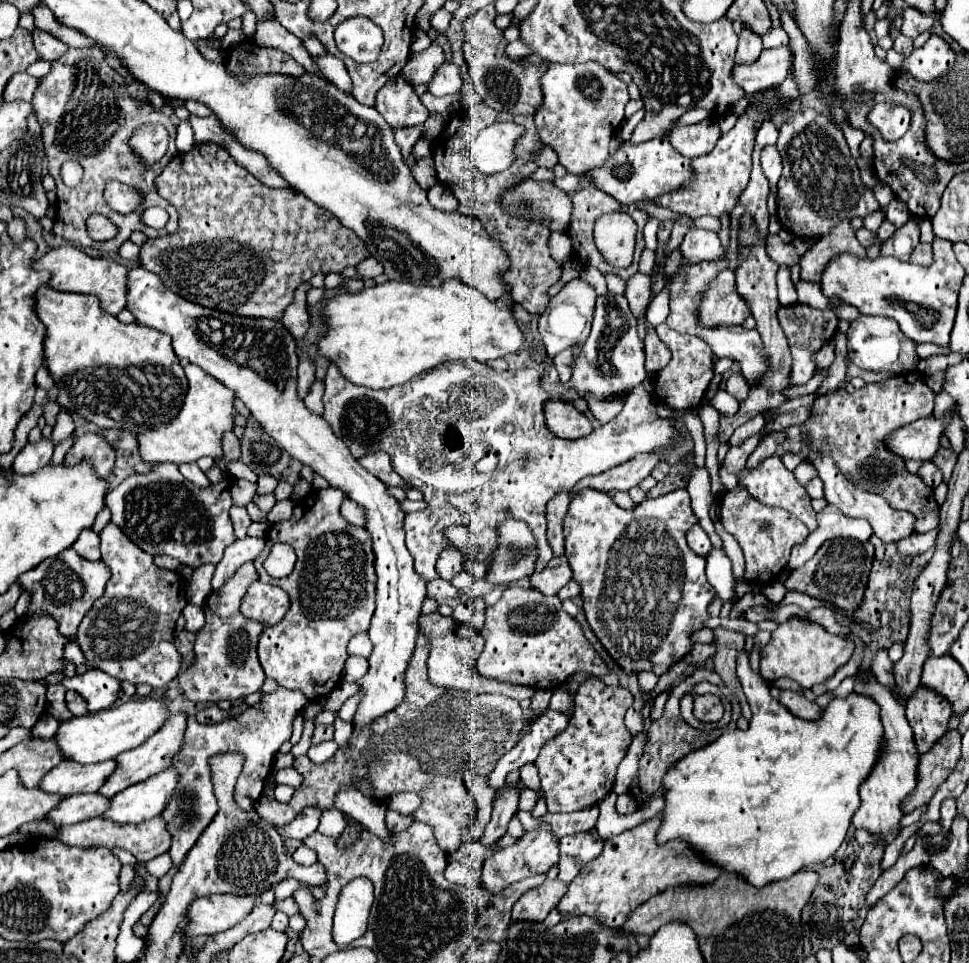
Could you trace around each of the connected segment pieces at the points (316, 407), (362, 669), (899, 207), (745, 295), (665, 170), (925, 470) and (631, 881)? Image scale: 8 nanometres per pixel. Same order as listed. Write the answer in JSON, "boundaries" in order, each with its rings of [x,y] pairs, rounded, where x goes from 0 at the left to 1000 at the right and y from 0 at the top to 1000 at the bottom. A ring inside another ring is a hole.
{"boundaries":[[[[325,395],[325,399],[321,401],[321,405],[319,405],[317,413],[315,413],[315,422],[317,422],[323,430],[327,430],[327,432],[333,430],[331,411],[333,411],[333,397],[331,397],[331,395]]],[[[358,681],[356,694],[354,694],[354,706],[356,708],[368,708],[379,698],[379,683],[373,681]]],[[[922,206],[920,210],[917,210],[917,214],[913,216],[913,224],[915,224],[915,228],[924,235],[924,237],[930,237],[940,224],[938,224],[938,216],[934,214],[934,210],[930,210],[930,208],[926,208],[926,206]]],[[[767,222],[765,224],[765,239],[761,243],[761,251],[765,258],[773,258],[773,266],[765,272],[761,272],[759,278],[759,291],[761,291],[761,305],[769,312],[769,316],[775,322],[775,328],[781,334],[781,345],[785,347],[785,353],[789,355],[789,363],[794,363],[794,372],[798,372],[798,388],[794,388],[794,393],[789,393],[789,401],[785,401],[785,405],[777,405],[775,411],[771,411],[769,417],[765,417],[765,424],[759,432],[754,434],[744,434],[744,444],[742,444],[742,457],[750,459],[756,451],[756,447],[765,440],[769,440],[771,436],[775,436],[779,430],[785,430],[785,426],[789,426],[789,422],[794,424],[802,424],[808,417],[812,417],[814,413],[808,409],[814,401],[816,401],[816,380],[818,380],[818,372],[812,359],[812,351],[802,334],[802,320],[804,320],[804,312],[802,312],[802,297],[800,297],[800,282],[802,282],[802,274],[792,266],[789,262],[789,247],[785,247],[781,243],[781,233],[777,228],[775,222]]],[[[676,143],[662,150],[641,150],[635,160],[628,160],[620,172],[606,177],[604,183],[612,187],[612,193],[616,197],[628,201],[639,212],[647,214],[659,208],[678,206],[711,189],[711,164],[699,160],[699,156],[695,156],[688,143]]],[[[953,480],[950,486],[948,486],[948,490],[946,490],[946,494],[948,494],[959,507],[967,507],[967,505],[971,503],[971,498],[973,498],[969,486],[967,486],[963,480]]],[[[682,845],[670,854],[647,862],[624,874],[620,887],[602,899],[600,908],[587,918],[585,928],[575,939],[581,955],[591,951],[610,951],[620,962],[639,964],[641,957],[672,930],[686,926],[692,920],[725,920],[742,912],[742,903],[732,895],[719,891],[703,872],[680,879],[676,864],[682,854]]]]}

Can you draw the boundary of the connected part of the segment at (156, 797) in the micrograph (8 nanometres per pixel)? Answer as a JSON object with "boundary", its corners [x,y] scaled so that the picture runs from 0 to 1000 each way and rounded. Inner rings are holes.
{"boundary":[[[174,798],[158,808],[141,812],[115,829],[106,849],[121,856],[143,856],[166,845],[183,816],[183,800]]]}

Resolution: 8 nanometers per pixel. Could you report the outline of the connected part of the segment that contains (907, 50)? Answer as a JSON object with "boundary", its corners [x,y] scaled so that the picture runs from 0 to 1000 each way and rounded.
{"boundary":[[[929,35],[923,43],[922,51],[936,60],[943,52],[942,42],[932,35]]]}

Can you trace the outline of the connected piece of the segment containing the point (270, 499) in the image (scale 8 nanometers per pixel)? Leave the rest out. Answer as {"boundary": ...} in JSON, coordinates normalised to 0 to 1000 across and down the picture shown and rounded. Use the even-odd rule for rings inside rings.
{"boundary":[[[263,513],[263,515],[261,515],[261,523],[263,523],[267,530],[271,530],[273,534],[284,525],[284,521],[286,521],[286,519],[284,519],[284,513],[271,513],[271,515],[269,515],[269,513]]]}

